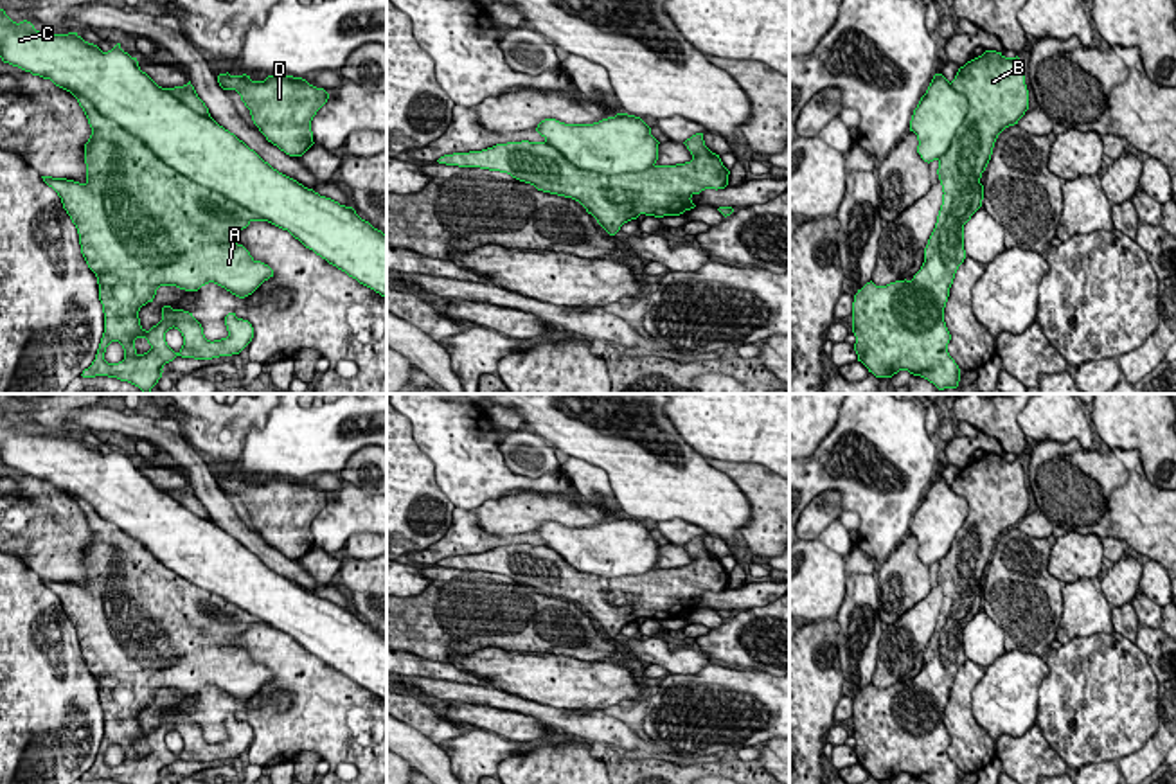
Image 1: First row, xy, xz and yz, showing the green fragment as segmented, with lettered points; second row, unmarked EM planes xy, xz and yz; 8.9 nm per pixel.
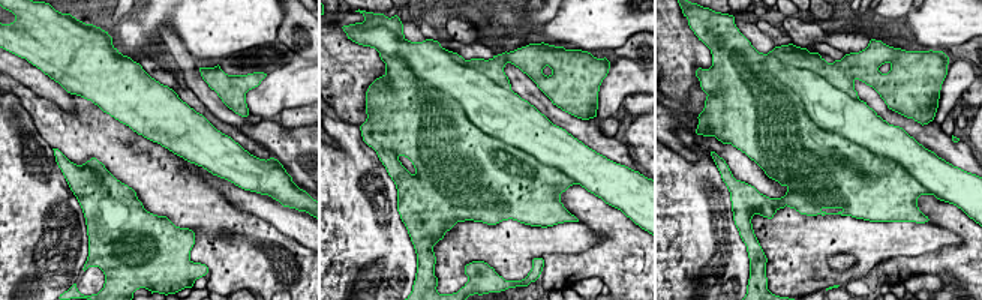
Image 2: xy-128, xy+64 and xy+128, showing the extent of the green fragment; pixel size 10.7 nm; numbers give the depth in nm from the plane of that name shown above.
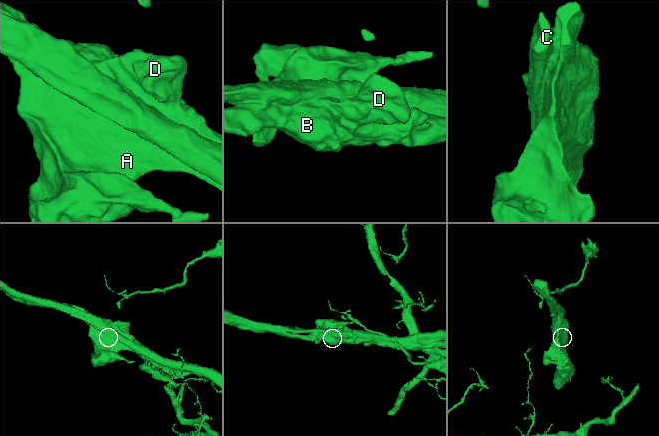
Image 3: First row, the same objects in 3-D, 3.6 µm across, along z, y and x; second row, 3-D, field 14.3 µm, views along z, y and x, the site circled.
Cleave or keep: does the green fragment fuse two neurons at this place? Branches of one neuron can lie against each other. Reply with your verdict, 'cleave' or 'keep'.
cleave

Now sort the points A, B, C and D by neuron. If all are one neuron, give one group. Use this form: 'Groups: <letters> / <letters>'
Groups: A B D / C

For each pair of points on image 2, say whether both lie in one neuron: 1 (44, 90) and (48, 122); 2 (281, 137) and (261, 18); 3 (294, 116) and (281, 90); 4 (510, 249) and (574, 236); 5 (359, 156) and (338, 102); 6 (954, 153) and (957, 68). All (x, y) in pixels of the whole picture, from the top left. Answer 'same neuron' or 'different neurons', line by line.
1: different neurons
2: different neurons
3: different neurons
4: same neuron
5: different neurons
6: different neurons

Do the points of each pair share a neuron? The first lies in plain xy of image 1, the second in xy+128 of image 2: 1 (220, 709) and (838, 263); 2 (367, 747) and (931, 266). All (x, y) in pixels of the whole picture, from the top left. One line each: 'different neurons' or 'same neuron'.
1: different neurons
2: same neuron

